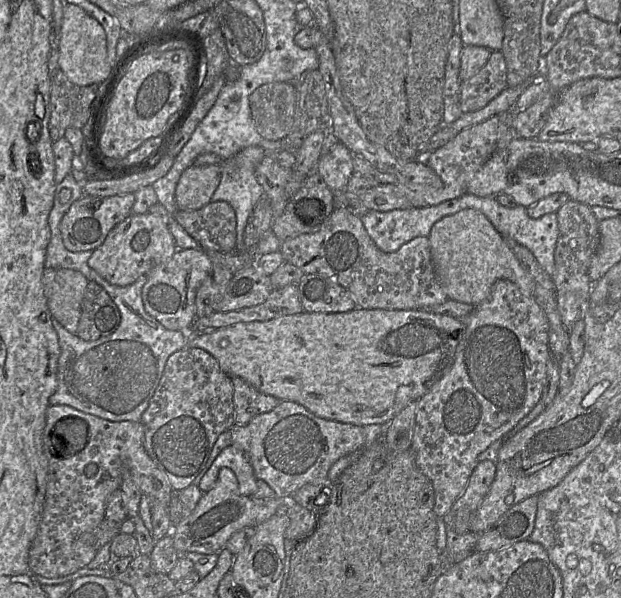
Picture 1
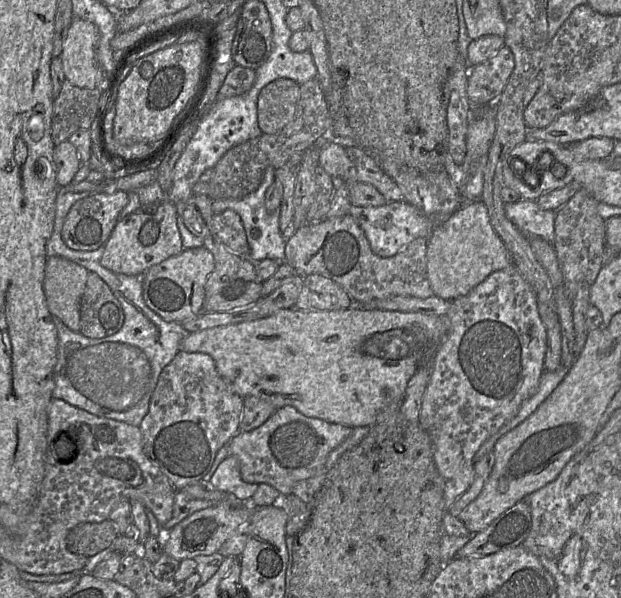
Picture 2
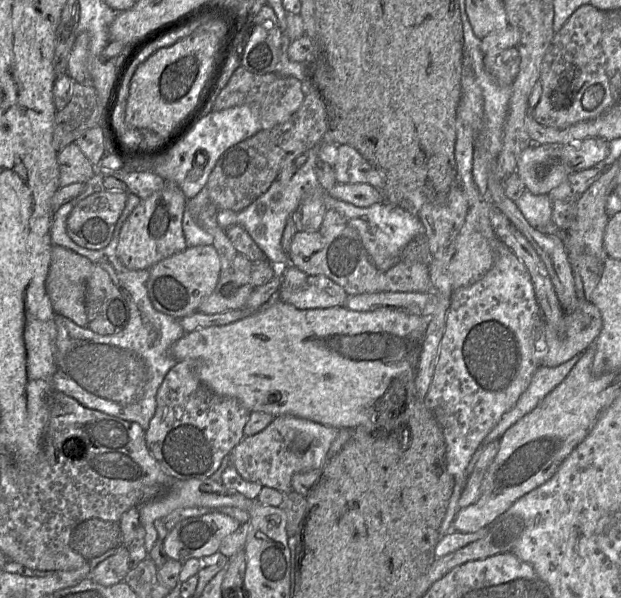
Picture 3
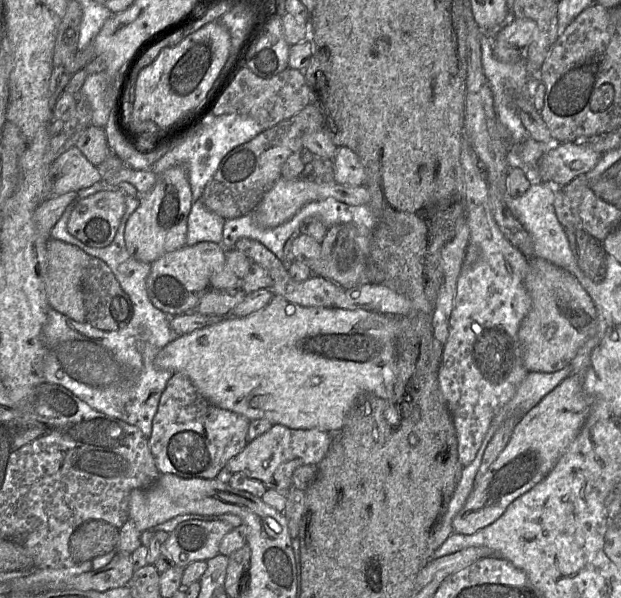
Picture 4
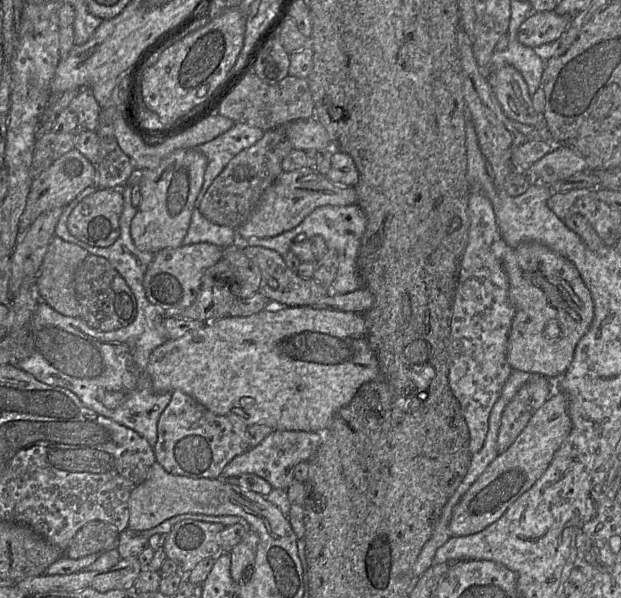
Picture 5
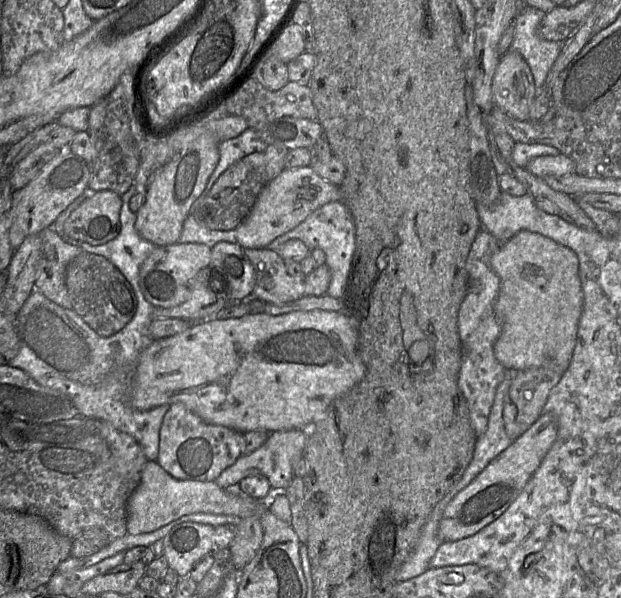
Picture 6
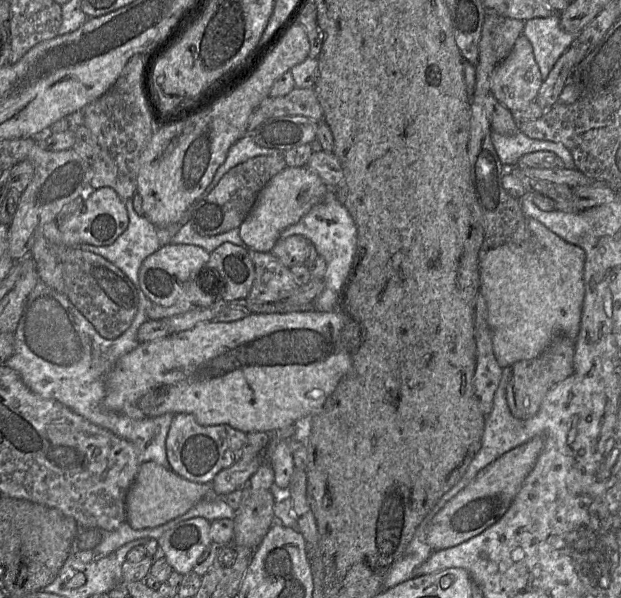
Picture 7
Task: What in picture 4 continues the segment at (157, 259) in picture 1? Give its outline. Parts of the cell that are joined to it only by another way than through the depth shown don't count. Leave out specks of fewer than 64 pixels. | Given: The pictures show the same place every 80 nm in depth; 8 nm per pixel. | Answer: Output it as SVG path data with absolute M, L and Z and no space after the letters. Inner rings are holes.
M173 166L157 175L153 188L140 196L140 203L127 220L124 240L129 254L138 261L152 263L166 253L186 246L187 220L192 193L186 170Z

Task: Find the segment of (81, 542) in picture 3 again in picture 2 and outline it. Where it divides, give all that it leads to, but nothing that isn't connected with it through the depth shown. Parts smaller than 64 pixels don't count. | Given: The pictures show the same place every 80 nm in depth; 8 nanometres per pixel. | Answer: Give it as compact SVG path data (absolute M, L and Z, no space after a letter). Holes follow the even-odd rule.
M108 519L103 522L83 522L69 531L66 544L71 552L91 558L110 547L118 535L116 525Z

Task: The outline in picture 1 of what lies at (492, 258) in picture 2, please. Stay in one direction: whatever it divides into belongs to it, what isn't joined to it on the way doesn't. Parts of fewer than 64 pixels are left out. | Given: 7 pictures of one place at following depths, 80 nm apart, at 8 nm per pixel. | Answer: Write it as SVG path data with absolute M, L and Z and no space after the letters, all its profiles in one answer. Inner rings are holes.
M467 208L434 223L428 236L437 280L449 300L480 305L498 280L509 280L534 296L535 284L505 239L479 210Z

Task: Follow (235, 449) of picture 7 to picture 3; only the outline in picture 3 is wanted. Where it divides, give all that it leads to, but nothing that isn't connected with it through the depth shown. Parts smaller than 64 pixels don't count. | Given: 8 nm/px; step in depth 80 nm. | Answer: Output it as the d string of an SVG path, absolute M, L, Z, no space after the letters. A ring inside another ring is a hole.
M193 360L178 361L166 374L156 395L156 410L145 430L147 448L170 480L210 478L245 437L244 427L250 412L238 400L221 396L205 385Z

